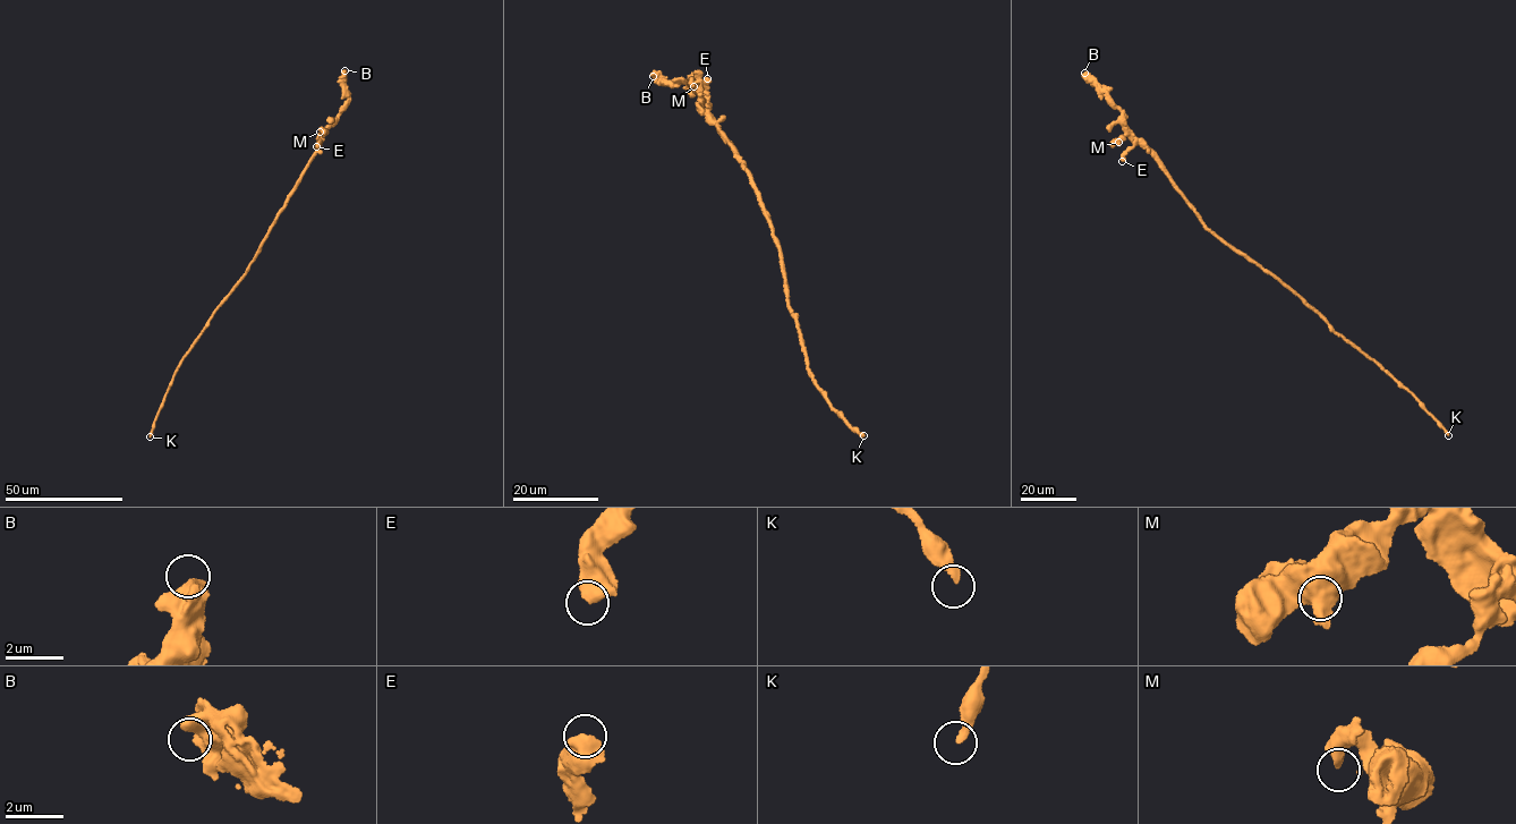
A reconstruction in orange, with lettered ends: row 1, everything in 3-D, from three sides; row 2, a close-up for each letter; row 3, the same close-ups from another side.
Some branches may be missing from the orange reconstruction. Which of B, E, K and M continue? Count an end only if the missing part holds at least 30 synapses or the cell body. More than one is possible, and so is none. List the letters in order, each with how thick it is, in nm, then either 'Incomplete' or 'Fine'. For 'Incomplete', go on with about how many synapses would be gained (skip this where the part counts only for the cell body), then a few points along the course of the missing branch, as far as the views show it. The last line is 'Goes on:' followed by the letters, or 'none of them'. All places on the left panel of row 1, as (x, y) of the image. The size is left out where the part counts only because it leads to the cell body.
B: Thickness 650 nm. Fine
E: Thickness 600 nm. Fine
K: Thickness 320 nm. Incomplete. Roughly 550 synapses
M: Thickness 500 nm. Fine
Goes on: K

